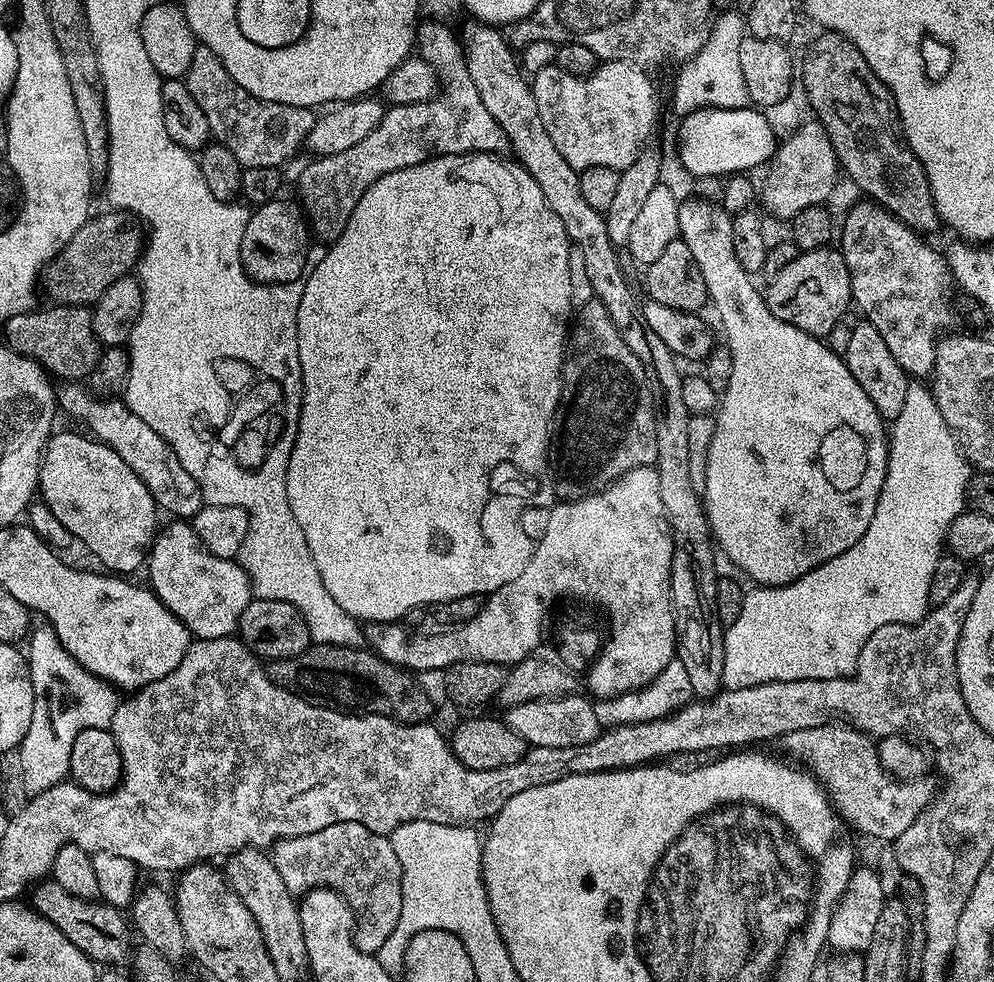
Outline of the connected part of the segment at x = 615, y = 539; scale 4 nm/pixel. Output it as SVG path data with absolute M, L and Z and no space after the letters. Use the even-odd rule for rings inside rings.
M655 467L635 468L600 492L572 498L576 500L568 500L565 504L557 503L547 513L548 525L544 528L544 537L535 545L528 569L518 574L514 582L506 582L506 586L491 592L484 600L484 609L474 618L447 630L413 630L404 622L372 622L366 628L366 640L371 651L386 662L397 664L413 674L439 668L447 670L463 660L515 666L527 658L532 644L536 644L536 632L542 631L540 616L544 616L544 608L552 604L552 596L572 592L572 596L604 600L604 608L612 608L612 616L616 616L616 636L612 636L612 644L608 644L604 660L598 660L587 673L587 691L593 697L607 698L645 688L662 674L662 670L666 670L678 652L676 609L672 603L672 527L668 525L668 515L662 504L659 478L660 473Z

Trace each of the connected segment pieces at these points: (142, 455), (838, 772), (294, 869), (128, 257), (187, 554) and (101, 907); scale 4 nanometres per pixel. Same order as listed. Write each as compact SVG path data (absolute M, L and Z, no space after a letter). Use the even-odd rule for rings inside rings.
M68 382L58 392L58 404L76 420L85 424L87 431L101 444L109 444L117 454L142 478L142 482L156 499L157 505L168 512L173 512L176 518L191 518L197 516L205 507L206 497L200 483L182 466L175 450L156 433L146 426L134 410L130 410L123 399L107 400L104 396L95 396L84 382Z
M829 722L806 730L794 730L789 736L783 737L782 744L788 747L789 757L797 756L792 758L799 761L801 765L807 766L812 775L824 785L828 799L832 801L833 808L845 825L852 827L853 824L858 831L865 832L876 840L895 842L902 834L906 834L907 828L914 826L916 819L924 813L924 809L932 803L938 792L937 785L932 785L928 778L897 780L888 773L880 761L877 741L864 732L859 732L851 724Z
M338 822L314 834L302 834L280 841L275 845L271 857L278 874L282 874L282 882L286 882L292 893L303 894L314 888L332 888L348 899L348 905L356 916L356 944L362 951L374 954L385 945L386 938L394 934L394 926L398 926L398 918L402 918L402 862L398 862L398 854L394 854L394 846L387 835L371 832L358 822Z
M107 211L101 216L93 215L48 265L46 280L48 276L48 292L56 299L53 301L68 306L95 305L114 282L129 275L139 265L146 247L146 232L141 221L131 212Z
M172 522L169 528L161 527L159 529L158 535L152 542L151 549L146 557L146 572L148 568L148 576L152 581L150 581L150 587L153 592L155 592L158 597L167 608L171 609L173 614L179 618L182 623L188 627L189 633L195 639L198 640L209 640L210 638L222 638L223 636L233 635L239 629L240 619L242 618L243 611L246 610L247 606L254 599L254 585L252 578L248 571L244 568L243 564L237 562L235 559L227 560L226 558L218 558L213 552L209 550L207 545L200 540L195 528L192 527L191 523L188 522Z
M51 878L37 883L31 892L31 907L35 908L38 914L46 917L51 924L58 926L58 930L62 930L62 934L66 934L66 938L70 938L70 942L74 942L74 946L78 946L78 950L85 952L88 959L97 965L120 966L128 955L128 959L133 955L134 928L129 917L121 909L103 903L99 899L86 900L82 896L70 894L62 890L62 886L58 886Z

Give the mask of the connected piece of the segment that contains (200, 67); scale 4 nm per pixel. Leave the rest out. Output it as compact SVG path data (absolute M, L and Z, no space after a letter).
M203 46L197 47L186 83L202 106L215 139L223 142L245 169L284 166L300 147L305 147L318 119L317 113L311 108L291 108L285 104L266 102L242 90L236 79L225 70L224 63Z

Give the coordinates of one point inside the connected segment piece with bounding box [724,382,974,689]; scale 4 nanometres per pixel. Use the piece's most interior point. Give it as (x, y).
(813, 628)

